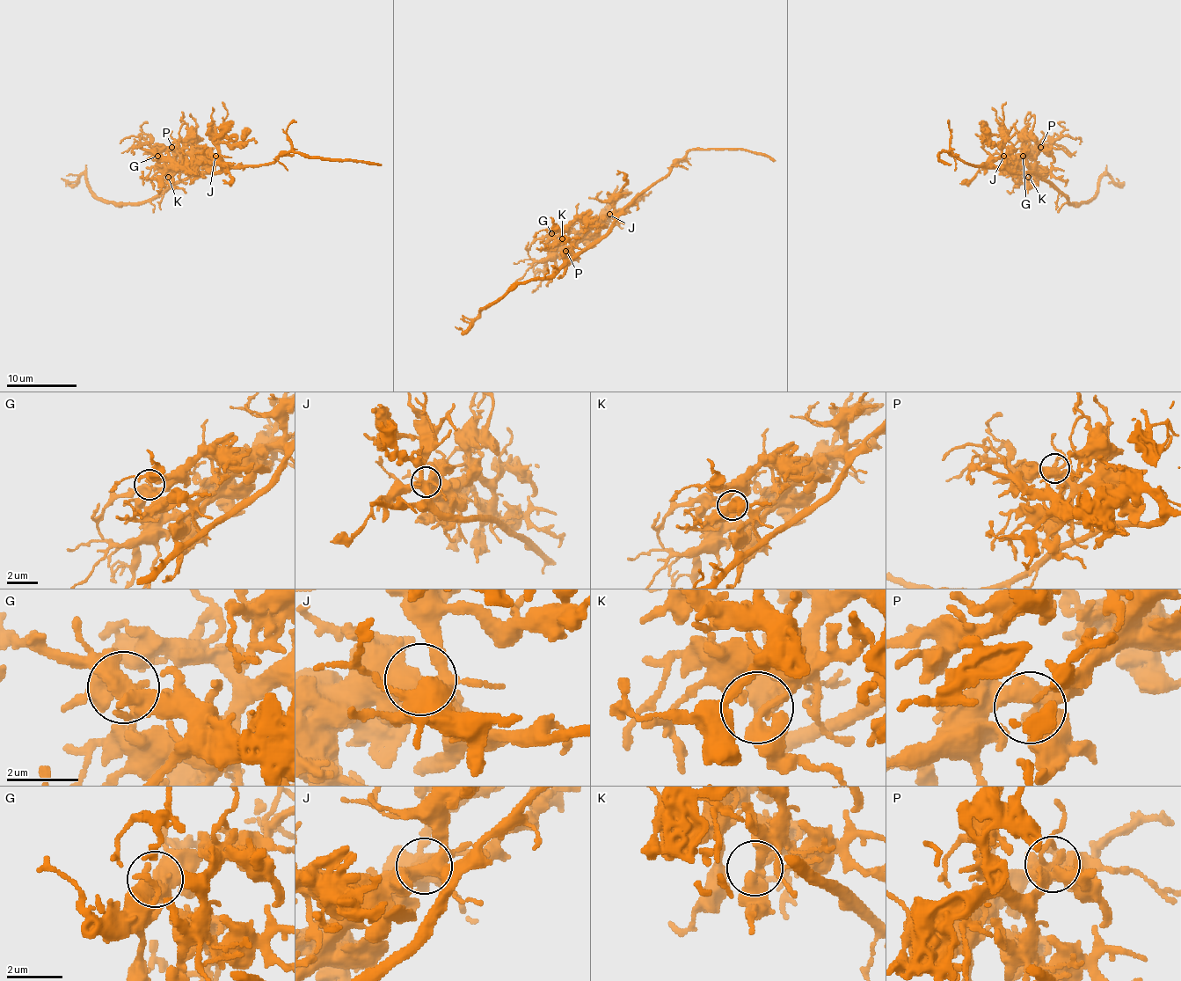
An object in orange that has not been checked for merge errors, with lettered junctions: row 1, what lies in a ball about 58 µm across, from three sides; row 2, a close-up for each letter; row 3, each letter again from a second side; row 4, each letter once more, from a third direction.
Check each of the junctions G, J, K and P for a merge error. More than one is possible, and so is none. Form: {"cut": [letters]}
{"cut": []}

